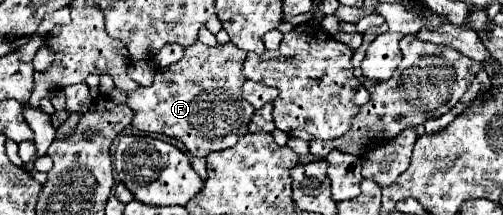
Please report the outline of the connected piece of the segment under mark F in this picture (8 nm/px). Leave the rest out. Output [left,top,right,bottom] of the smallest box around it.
[128,42,254,156]

